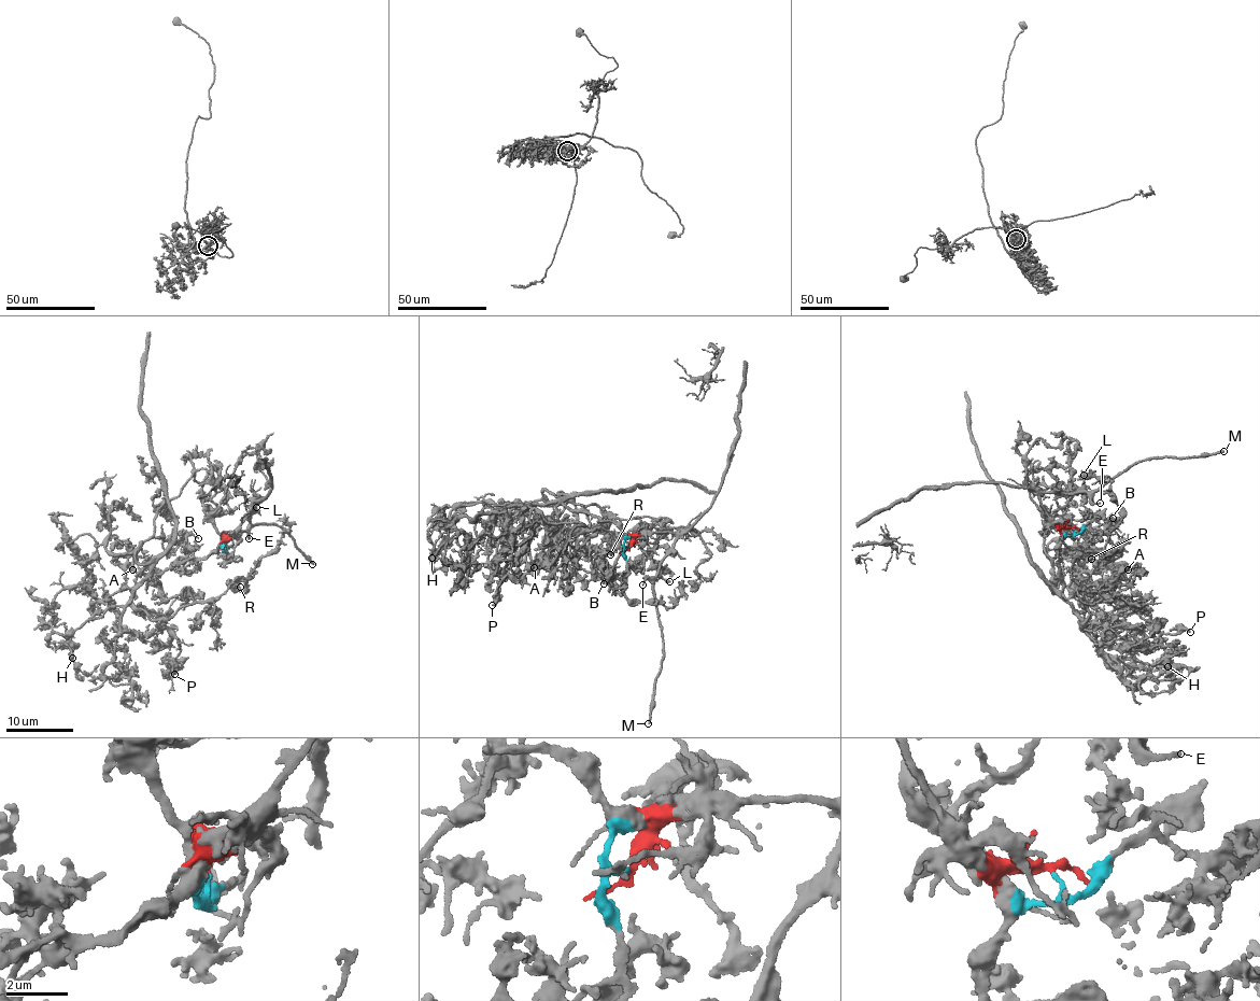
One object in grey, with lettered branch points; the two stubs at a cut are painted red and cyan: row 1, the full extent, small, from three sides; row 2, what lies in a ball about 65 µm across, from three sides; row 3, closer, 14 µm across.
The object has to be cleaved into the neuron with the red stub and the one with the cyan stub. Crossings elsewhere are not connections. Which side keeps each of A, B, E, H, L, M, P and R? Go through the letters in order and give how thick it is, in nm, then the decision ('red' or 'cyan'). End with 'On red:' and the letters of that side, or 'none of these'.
A: 320 nm | cyan
B: 160 nm | cyan
E: 130 nm | red
H: 440 nm | cyan
L: 300 nm | red
M: 260 nm | red
P: 280 nm | cyan
R: 240 nm | cyan
On red: E, L, M

